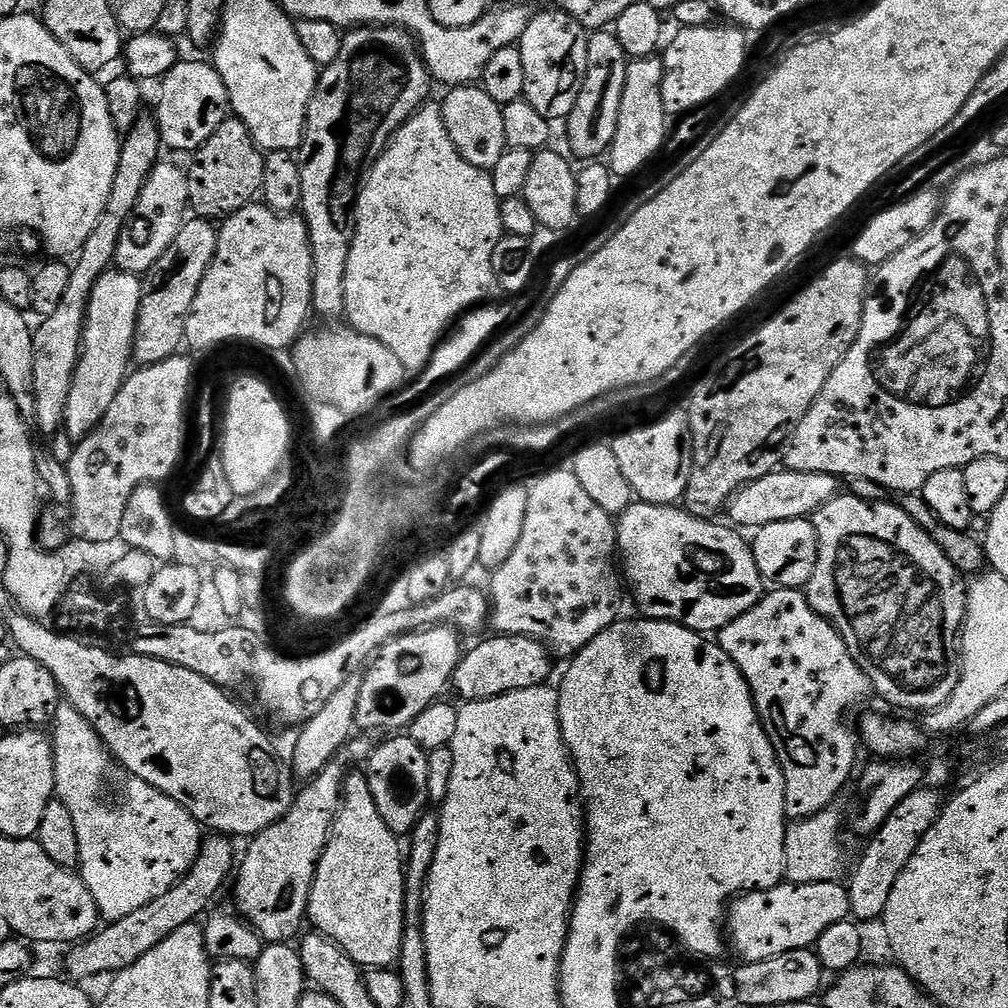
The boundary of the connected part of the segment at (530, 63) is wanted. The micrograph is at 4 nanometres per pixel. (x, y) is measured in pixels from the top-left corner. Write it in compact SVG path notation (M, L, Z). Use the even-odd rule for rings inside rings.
M563 11L548 12L545 16L533 15L531 22L526 26L519 42L522 54L522 66L526 70L526 86L523 99L538 110L550 122L563 121L574 110L574 102L578 102L578 94L582 90L582 82L586 78L586 46L589 33L574 18L570 18Z

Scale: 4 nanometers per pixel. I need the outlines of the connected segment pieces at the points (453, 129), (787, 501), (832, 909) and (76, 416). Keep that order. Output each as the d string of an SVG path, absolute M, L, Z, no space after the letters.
M456 86L449 92L452 93L442 100L440 109L446 122L446 134L450 134L450 142L454 142L454 150L458 150L470 166L491 172L508 147L506 129L502 123L502 105L494 102L494 98L490 98L490 94L486 94L480 86Z
M777 470L739 488L726 505L726 516L733 525L749 530L770 526L770 522L803 520L836 497L841 488L841 481L830 474Z
M834 880L805 884L781 882L770 890L746 892L731 901L726 912L726 940L743 963L753 964L790 950L812 948L830 926L851 916L850 898L843 883Z
M119 270L105 272L91 292L84 324L84 343L81 345L79 365L72 380L64 420L65 435L75 444L85 440L104 420L106 411L130 374L134 334L143 293L143 283L135 273Z

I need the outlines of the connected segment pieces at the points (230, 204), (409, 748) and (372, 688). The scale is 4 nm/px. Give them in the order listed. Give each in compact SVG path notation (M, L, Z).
M224 120L208 141L191 153L192 165L186 168L191 211L200 218L227 218L253 203L264 186L264 157L265 153L254 142L250 130L246 130L244 121Z
M396 734L385 744L377 743L366 757L366 775L370 794L374 794L374 806L382 814L382 822L398 838L411 833L420 817L429 811L428 799L428 753L415 744L407 734Z
M433 626L422 628L419 632L408 632L384 645L360 681L356 728L364 734L396 734L407 729L414 718L422 714L422 710L443 697L440 695L443 694L444 687L449 687L452 674L462 657L459 639L461 637L456 629Z

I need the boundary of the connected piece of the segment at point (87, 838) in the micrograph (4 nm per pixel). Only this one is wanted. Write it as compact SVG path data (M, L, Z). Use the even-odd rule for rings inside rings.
M61 702L51 721L50 739L54 754L55 799L61 800L74 820L78 834L80 862L78 875L84 881L86 890L94 894L101 917L111 922L142 910L154 898L162 898L194 866L202 843L202 825L174 798L162 794L150 782L123 771L111 752L104 747L104 740L94 730L94 726L74 706Z

